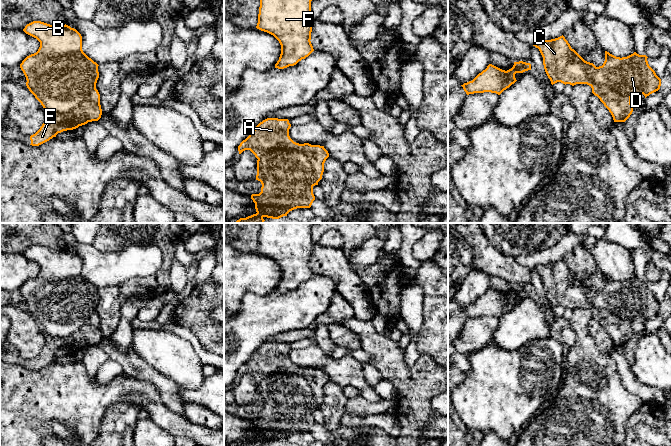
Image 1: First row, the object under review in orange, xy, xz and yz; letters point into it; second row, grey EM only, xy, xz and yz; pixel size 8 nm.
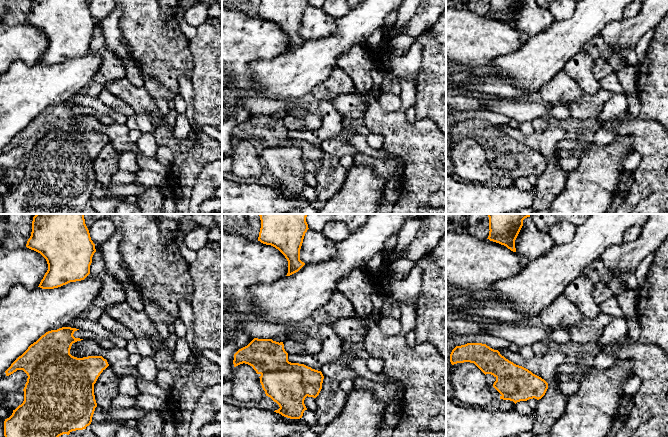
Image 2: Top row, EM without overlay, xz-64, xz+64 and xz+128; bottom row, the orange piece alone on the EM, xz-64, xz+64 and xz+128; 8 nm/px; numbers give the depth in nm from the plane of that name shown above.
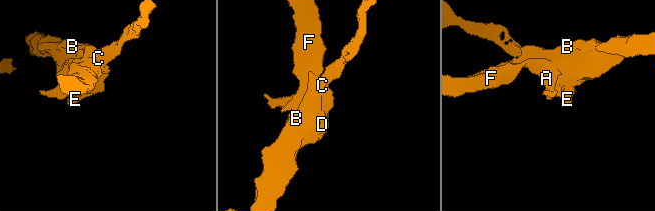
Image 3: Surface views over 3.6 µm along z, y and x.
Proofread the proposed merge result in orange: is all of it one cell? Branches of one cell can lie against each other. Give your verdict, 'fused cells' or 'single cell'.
fused cells

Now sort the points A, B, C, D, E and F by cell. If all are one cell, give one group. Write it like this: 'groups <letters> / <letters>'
groups A C E / B D F

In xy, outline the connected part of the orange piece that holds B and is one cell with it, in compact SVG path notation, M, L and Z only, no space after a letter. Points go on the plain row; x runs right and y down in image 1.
M33 245L23 255L40 266L38 275L27 280L20 288L27 304L27 312L44 334L57 338L69 337L96 311L99 289L83 276L81 258L66 248L54 250Z

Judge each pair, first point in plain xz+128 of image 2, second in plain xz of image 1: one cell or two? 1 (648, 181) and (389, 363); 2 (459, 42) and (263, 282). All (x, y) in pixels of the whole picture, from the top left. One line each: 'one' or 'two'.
1: one
2: one

